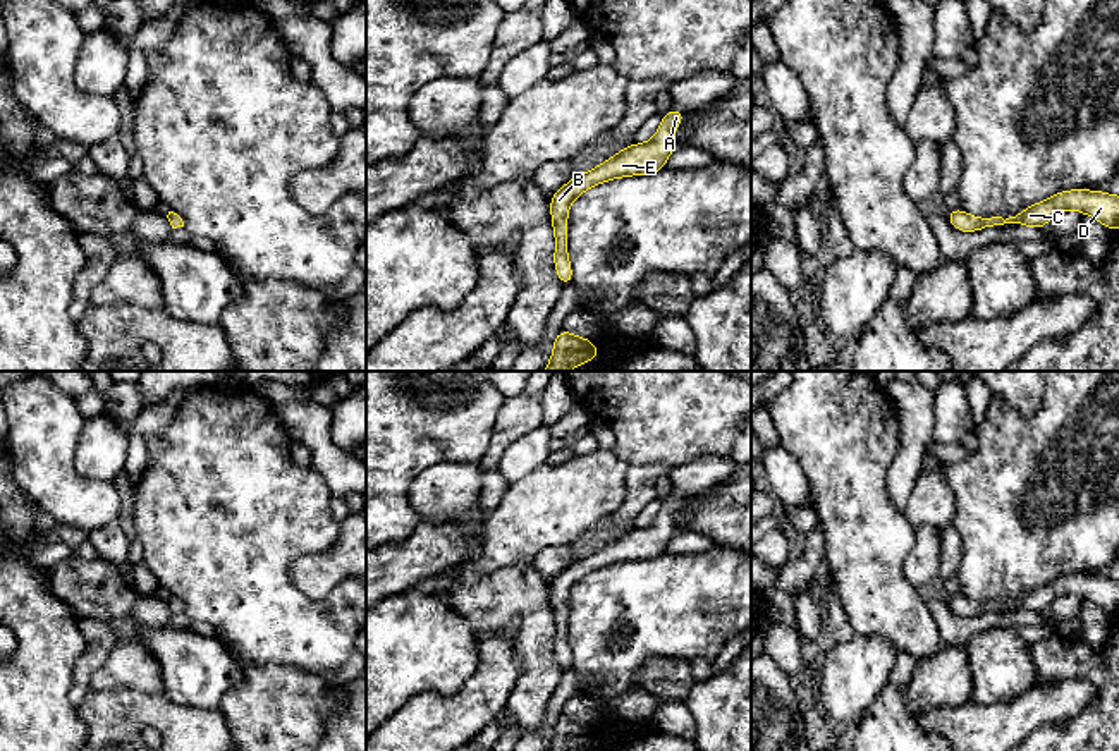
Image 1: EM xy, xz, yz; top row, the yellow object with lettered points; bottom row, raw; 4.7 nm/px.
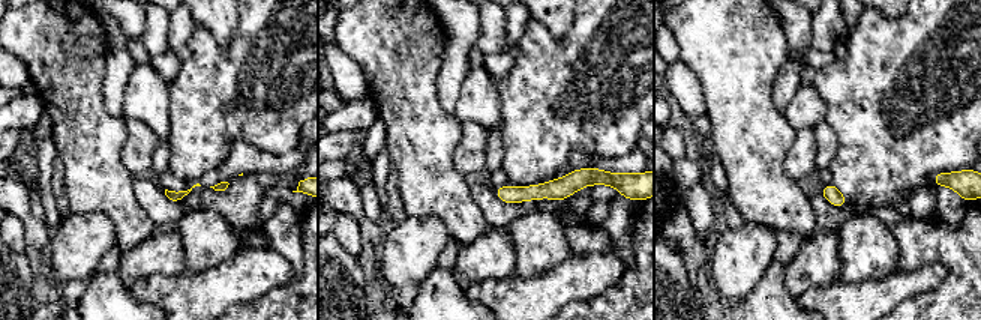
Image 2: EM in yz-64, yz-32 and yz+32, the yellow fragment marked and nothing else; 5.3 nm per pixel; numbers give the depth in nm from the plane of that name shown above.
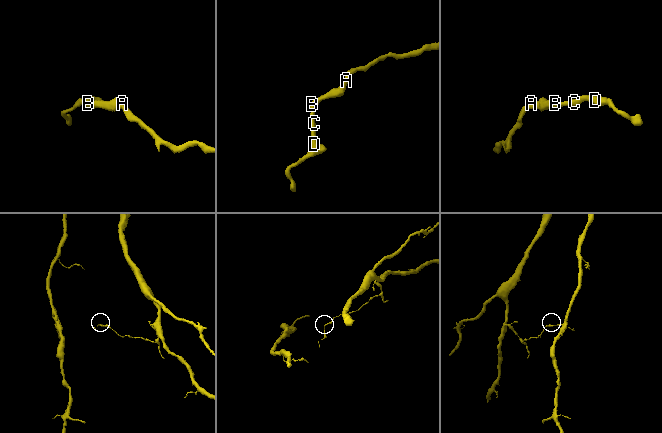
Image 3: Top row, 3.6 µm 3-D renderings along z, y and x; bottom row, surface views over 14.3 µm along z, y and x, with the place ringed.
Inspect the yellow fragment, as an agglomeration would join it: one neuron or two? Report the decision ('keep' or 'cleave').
keep

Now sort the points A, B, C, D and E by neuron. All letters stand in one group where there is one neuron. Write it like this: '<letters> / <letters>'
A B C D E

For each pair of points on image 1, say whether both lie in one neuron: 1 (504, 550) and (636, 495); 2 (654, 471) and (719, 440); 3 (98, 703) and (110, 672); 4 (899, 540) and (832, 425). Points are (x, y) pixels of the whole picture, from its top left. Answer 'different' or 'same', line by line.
1: different
2: different
3: different
4: same

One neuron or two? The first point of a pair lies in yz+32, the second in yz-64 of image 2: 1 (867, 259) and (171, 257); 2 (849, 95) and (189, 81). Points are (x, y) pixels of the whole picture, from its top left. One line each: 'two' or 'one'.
1: two
2: one

